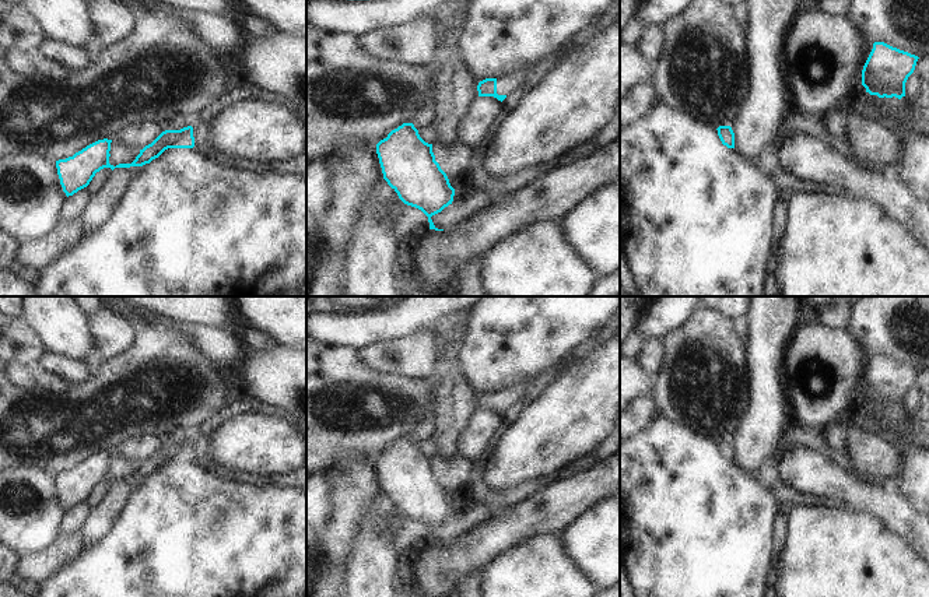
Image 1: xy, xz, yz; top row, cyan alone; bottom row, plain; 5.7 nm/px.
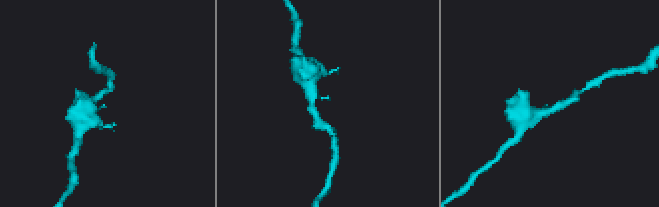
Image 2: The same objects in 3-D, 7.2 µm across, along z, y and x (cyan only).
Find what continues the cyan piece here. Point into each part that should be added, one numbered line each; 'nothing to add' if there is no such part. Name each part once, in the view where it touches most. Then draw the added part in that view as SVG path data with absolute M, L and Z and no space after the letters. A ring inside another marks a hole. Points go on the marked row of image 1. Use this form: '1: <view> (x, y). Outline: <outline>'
1: xz (507, 83). Outline: M523 64L519 69L516 69L513 73L502 74L497 78L497 94L498 95L509 95L513 92L518 87L523 84L526 80L526 75L534 70L533 64Z

